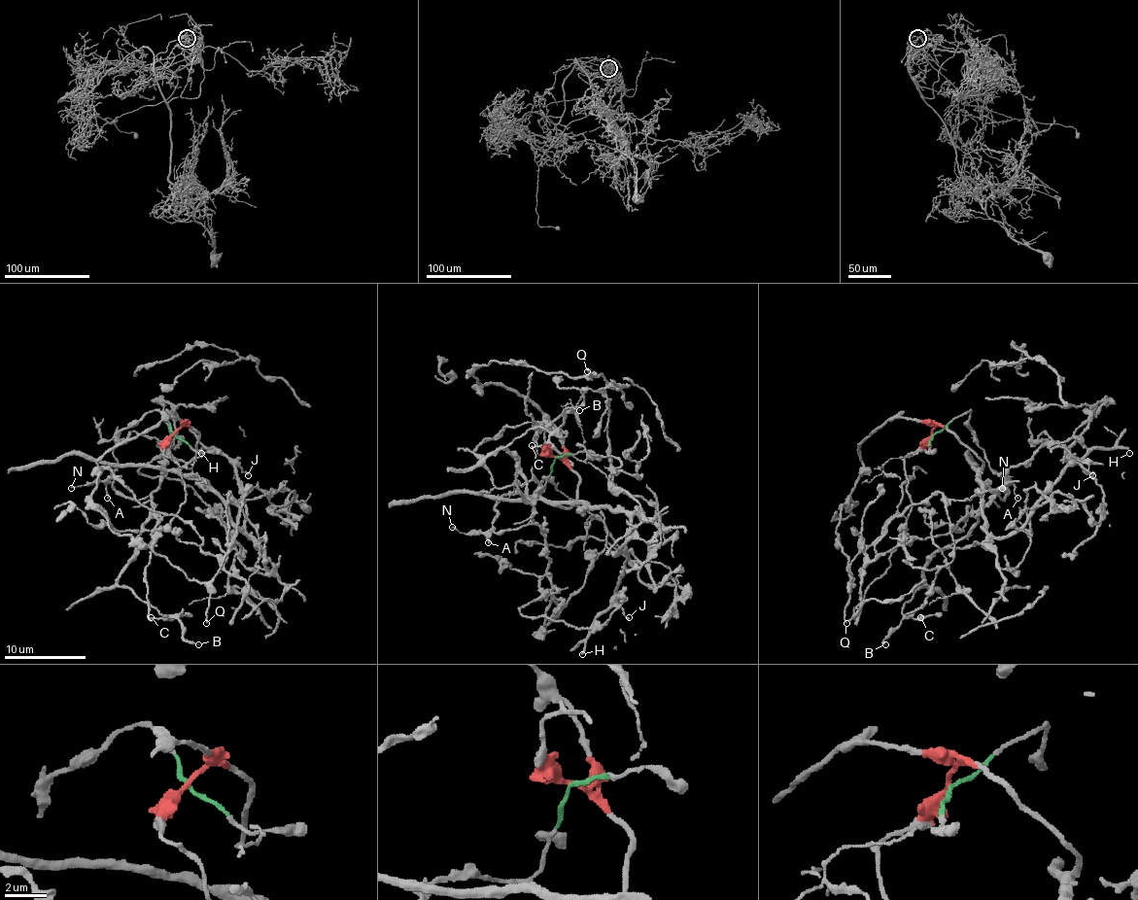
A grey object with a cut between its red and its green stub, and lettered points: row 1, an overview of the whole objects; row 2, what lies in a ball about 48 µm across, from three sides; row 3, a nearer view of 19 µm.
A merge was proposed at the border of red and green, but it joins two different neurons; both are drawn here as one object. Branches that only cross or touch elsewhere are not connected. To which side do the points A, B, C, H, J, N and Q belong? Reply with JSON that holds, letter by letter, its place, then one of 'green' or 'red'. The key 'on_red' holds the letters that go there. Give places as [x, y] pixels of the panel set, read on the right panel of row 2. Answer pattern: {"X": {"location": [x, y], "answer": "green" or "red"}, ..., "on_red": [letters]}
{"A": {"location": [1017, 498], "answer": "green"}, "B": {"location": [885, 644], "answer": "green"}, "C": {"location": [920, 617], "answer": "green"}, "H": {"location": [1129, 453], "answer": "red"}, "J": {"location": [1092, 475], "answer": "red"}, "N": {"location": [1002, 488], "answer": "green"}, "Q": {"location": [846, 623], "answer": "red"}, "on_red": ["H", "J", "Q"]}

